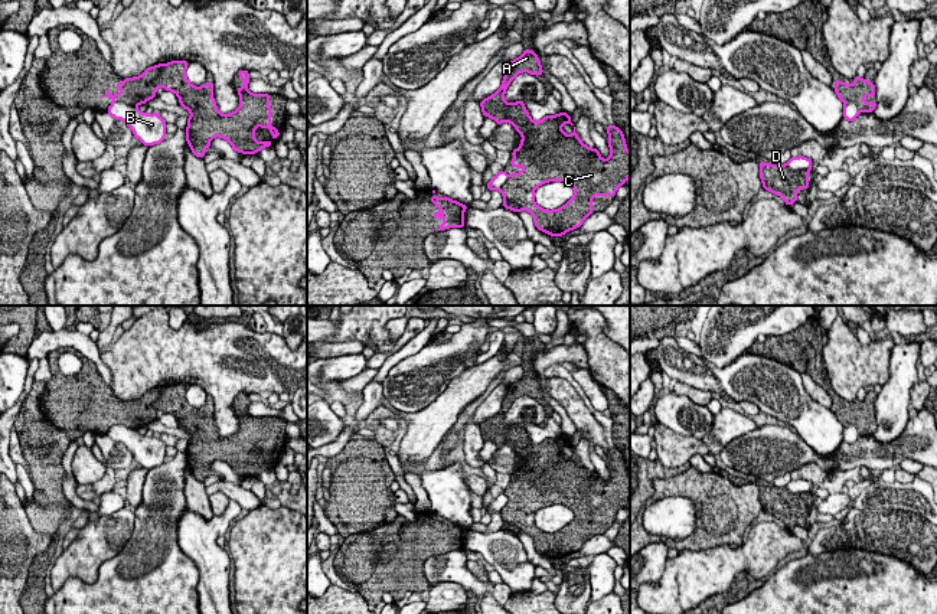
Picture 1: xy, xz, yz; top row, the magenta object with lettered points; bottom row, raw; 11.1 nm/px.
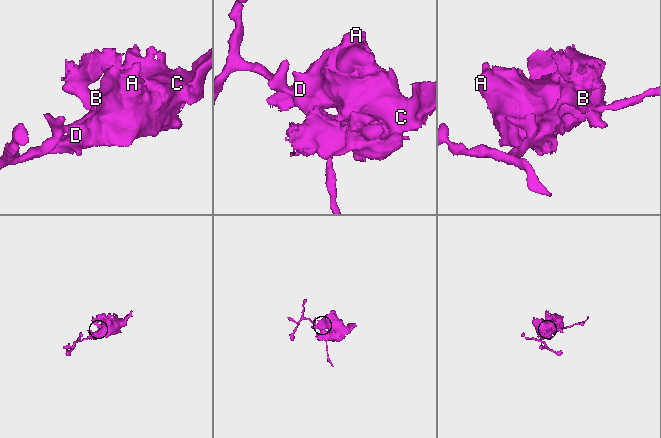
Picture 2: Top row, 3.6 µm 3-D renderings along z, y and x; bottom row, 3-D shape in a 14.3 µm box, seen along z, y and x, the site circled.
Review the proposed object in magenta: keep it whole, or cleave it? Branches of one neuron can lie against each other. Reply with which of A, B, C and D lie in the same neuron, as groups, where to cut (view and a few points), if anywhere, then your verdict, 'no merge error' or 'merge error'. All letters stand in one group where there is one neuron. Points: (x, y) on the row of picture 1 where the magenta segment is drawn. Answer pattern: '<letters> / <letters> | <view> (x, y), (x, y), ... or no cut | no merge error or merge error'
A C D / B | yz (786, 163), (792, 169), (809, 169) | merge error

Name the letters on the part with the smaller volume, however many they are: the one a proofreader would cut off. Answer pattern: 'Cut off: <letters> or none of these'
Cut off: B

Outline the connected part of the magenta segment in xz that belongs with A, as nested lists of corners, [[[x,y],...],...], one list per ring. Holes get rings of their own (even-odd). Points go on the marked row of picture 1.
[[[525,49],[523,53],[507,62],[506,74],[500,88],[490,97],[480,101],[481,112],[490,117],[496,124],[510,123],[522,135],[520,146],[510,151],[515,157],[510,166],[522,166],[520,173],[512,173],[507,182],[500,187],[503,195],[503,208],[513,212],[528,210],[533,216],[536,229],[551,236],[562,236],[582,225],[592,213],[594,196],[616,196],[617,189],[627,183],[630,177],[630,151],[623,131],[617,125],[607,125],[610,157],[603,159],[600,151],[588,147],[578,137],[571,117],[562,111],[556,115],[546,115],[533,121],[523,101],[506,102],[505,92],[516,75],[529,72],[530,75],[543,75],[541,61],[533,50]],[[549,182],[565,182],[574,189],[574,196],[561,208],[548,210],[535,203],[535,189]]]

